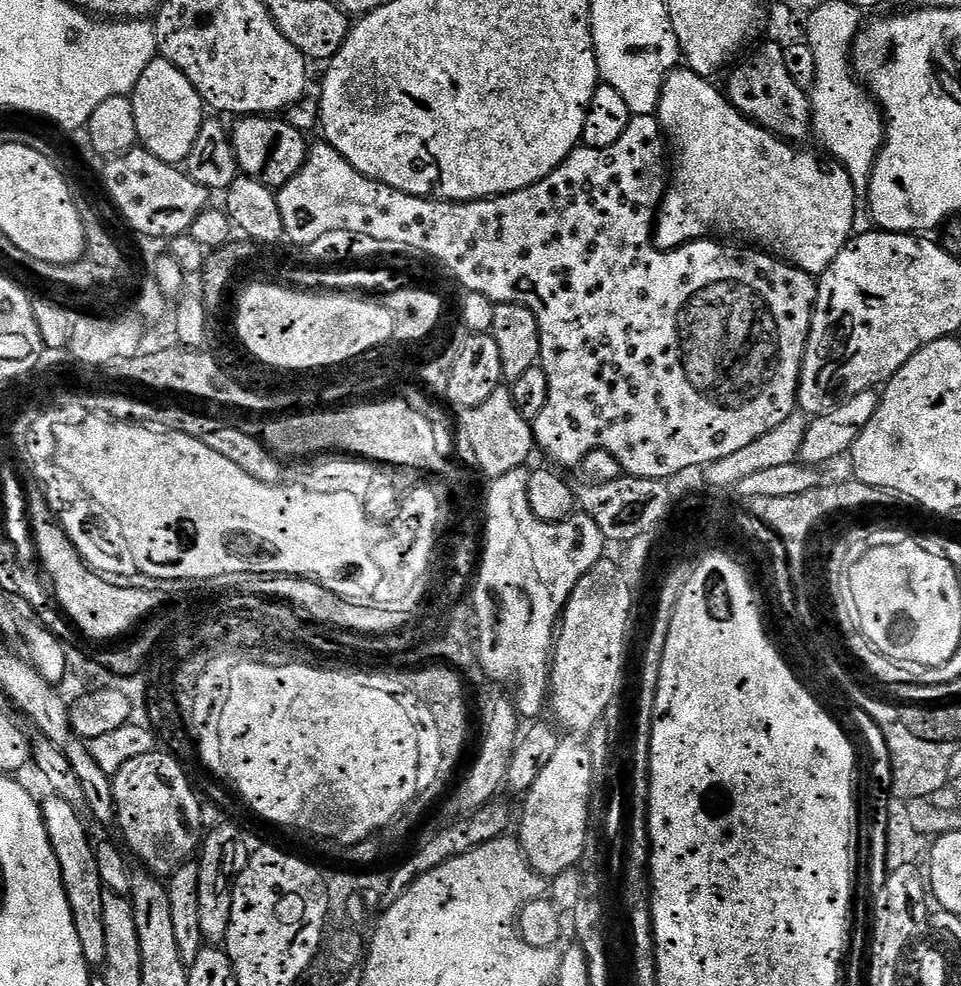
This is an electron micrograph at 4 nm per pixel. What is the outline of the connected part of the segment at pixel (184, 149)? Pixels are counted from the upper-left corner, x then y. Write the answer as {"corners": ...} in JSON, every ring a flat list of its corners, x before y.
{"corners":[[154,59,150,66,146,66,146,70,142,70,142,78,138,78,130,99,134,106,134,126,138,126,136,139,144,151,164,163,183,165,206,123,204,99,200,97,190,78,186,78,186,74,182,74,182,70,178,70,178,66,169,60]]}

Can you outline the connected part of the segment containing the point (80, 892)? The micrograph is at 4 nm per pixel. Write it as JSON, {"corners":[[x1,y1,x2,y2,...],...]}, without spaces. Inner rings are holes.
{"corners":[[51,798,41,803,41,812,47,837,58,858,59,868,64,875,64,889,74,914,74,926,78,930,78,942,82,942,82,954,88,959,89,965,103,965,108,959,106,954,106,922,102,918,102,894,106,891,100,880,98,862,95,861,95,851,88,848,88,834,83,817,79,816,65,800]]}

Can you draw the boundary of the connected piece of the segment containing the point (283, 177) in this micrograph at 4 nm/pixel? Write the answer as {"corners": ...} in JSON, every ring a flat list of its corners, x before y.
{"corners":[[244,114,239,117,240,120,233,128,230,128,230,139,232,142,232,155,234,157,235,167,243,175,255,178,263,178,269,185,283,186,288,183,290,177,303,166,308,158,309,141,304,141,305,133,301,129,295,128,287,119,273,118,268,114]]}

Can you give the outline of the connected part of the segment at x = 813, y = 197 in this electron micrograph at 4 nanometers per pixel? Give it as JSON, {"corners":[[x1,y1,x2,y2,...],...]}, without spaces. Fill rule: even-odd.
{"corners":[[677,66,664,79,660,90,660,127,671,143,673,140,680,144,680,169,677,172,675,169,674,179,664,193,662,211,654,225,655,243,671,250,689,240,707,237,711,228,737,232,749,236,753,245,771,250,777,257,801,268,808,276,819,278,853,235,856,192,852,189,852,179,844,170,823,172,808,152,795,156,787,143,741,115,729,103,727,95,712,83,687,66]]}

